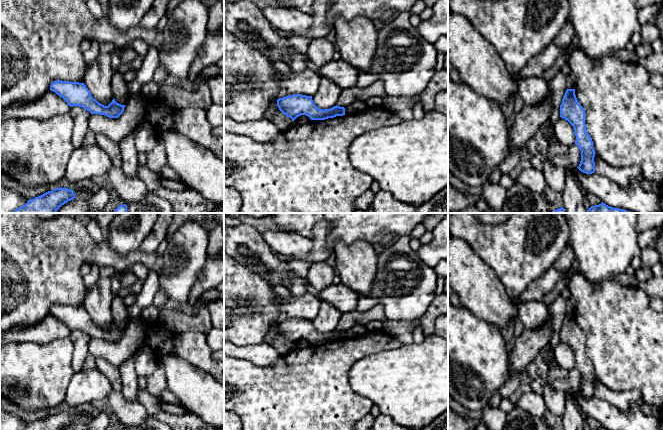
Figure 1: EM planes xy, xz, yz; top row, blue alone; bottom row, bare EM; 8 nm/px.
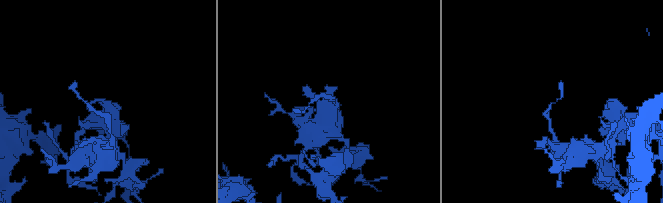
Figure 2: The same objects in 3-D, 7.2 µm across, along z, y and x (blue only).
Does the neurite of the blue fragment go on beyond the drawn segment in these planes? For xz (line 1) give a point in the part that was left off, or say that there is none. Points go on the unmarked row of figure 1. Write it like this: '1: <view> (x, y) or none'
1: none

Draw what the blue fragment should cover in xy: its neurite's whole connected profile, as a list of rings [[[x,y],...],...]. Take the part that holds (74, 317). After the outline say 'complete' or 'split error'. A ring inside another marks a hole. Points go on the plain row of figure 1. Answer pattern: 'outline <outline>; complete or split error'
outline [[[54,305],[50,314],[62,321],[70,331],[79,330],[91,338],[101,338],[109,342],[118,342],[126,329],[121,329],[113,322],[108,330],[94,323],[84,307],[69,305]]]; complete

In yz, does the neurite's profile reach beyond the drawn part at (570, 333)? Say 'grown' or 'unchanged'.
unchanged

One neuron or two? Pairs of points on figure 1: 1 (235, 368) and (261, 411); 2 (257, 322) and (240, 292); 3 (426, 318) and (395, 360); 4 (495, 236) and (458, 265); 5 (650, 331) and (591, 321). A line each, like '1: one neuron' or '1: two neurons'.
1: one neuron
2: one neuron
3: two neurons
4: two neurons
5: one neuron

